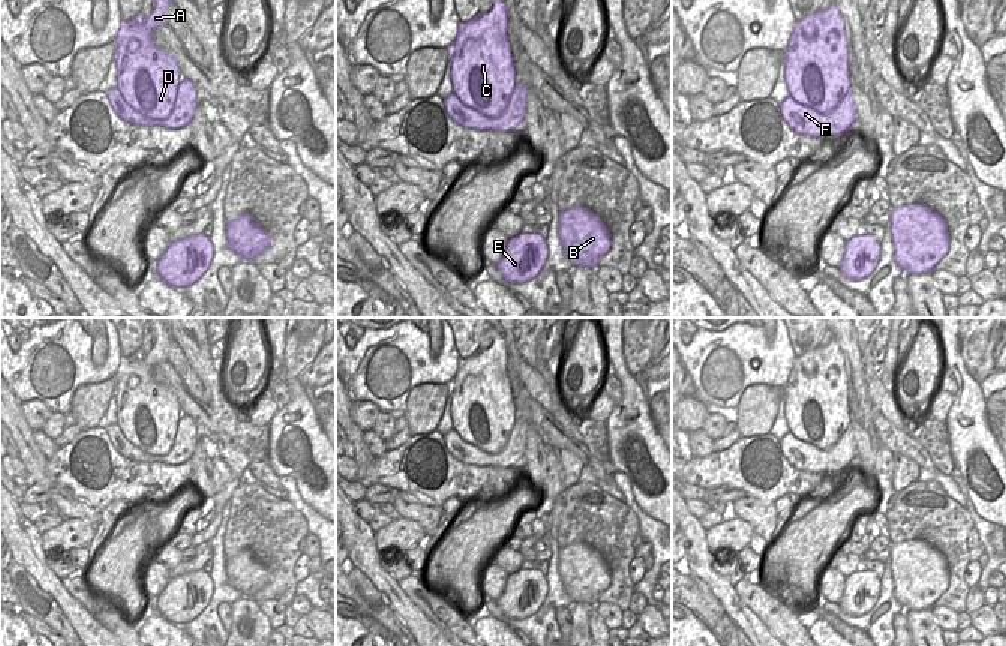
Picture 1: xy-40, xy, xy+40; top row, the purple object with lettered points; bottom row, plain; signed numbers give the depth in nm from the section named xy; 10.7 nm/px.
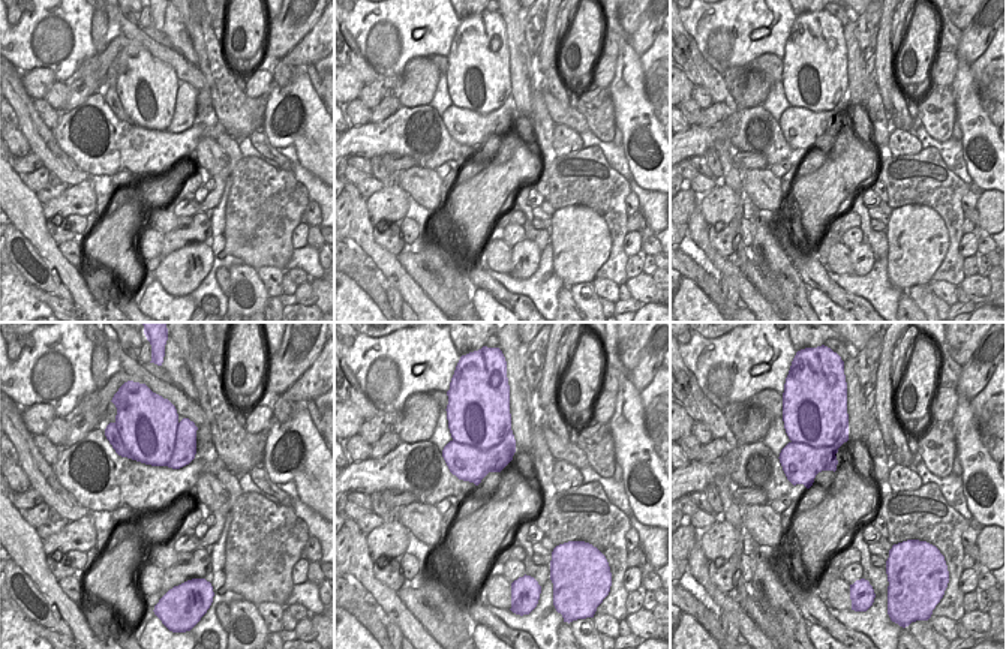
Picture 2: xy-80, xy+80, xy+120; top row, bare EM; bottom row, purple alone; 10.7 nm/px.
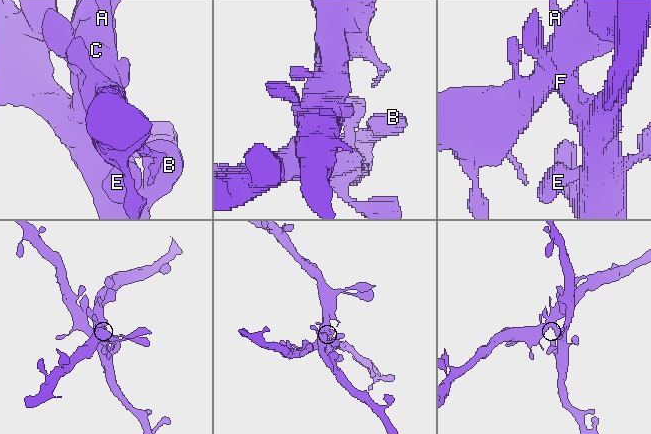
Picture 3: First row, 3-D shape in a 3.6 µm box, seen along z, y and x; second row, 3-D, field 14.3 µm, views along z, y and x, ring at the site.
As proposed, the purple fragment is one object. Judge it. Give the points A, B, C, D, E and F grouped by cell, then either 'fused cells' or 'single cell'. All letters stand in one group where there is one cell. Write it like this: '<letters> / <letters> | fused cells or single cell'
A C D / B E F | fused cells

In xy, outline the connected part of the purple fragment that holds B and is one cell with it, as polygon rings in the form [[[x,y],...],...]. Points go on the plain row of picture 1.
[[[585,543],[559,549],[559,576],[574,603],[597,604],[597,598],[612,582],[606,559]]]

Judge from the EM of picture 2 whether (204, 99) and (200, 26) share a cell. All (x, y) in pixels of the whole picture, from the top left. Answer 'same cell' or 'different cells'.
different cells

